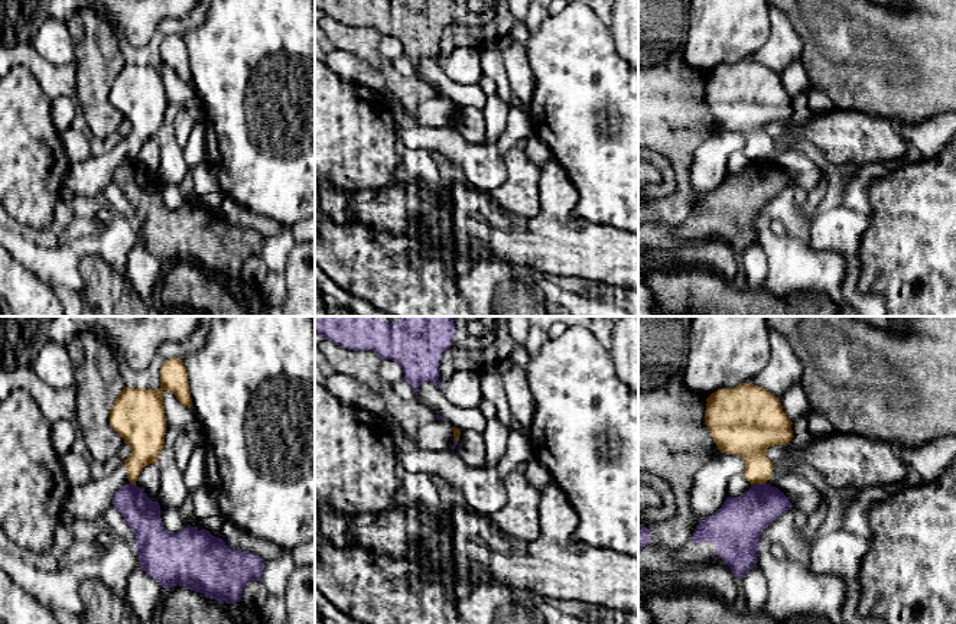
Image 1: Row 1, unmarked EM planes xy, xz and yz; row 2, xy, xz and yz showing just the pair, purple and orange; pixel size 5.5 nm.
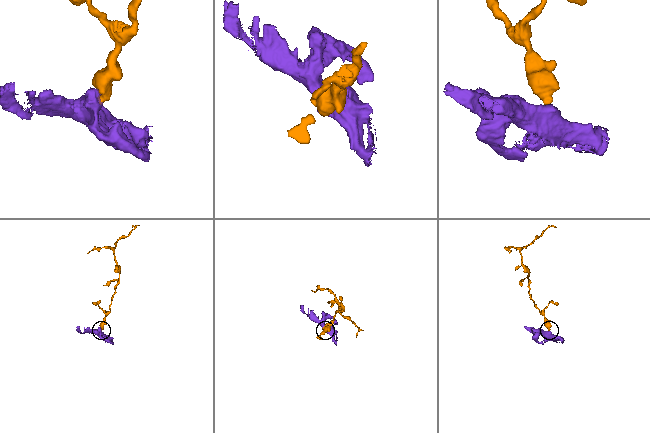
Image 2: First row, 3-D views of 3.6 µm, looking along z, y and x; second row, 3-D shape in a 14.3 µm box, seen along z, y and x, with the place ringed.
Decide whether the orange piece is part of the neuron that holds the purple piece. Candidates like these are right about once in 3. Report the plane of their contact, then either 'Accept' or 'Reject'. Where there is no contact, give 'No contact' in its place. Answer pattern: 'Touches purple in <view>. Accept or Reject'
Touches purple in yz. Reject

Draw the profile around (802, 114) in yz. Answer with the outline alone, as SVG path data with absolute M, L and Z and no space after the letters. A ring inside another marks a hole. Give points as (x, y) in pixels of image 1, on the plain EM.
M806 92L793 97L791 107L793 107L793 114L787 120L788 126L804 124L814 117L813 113L809 110Z

